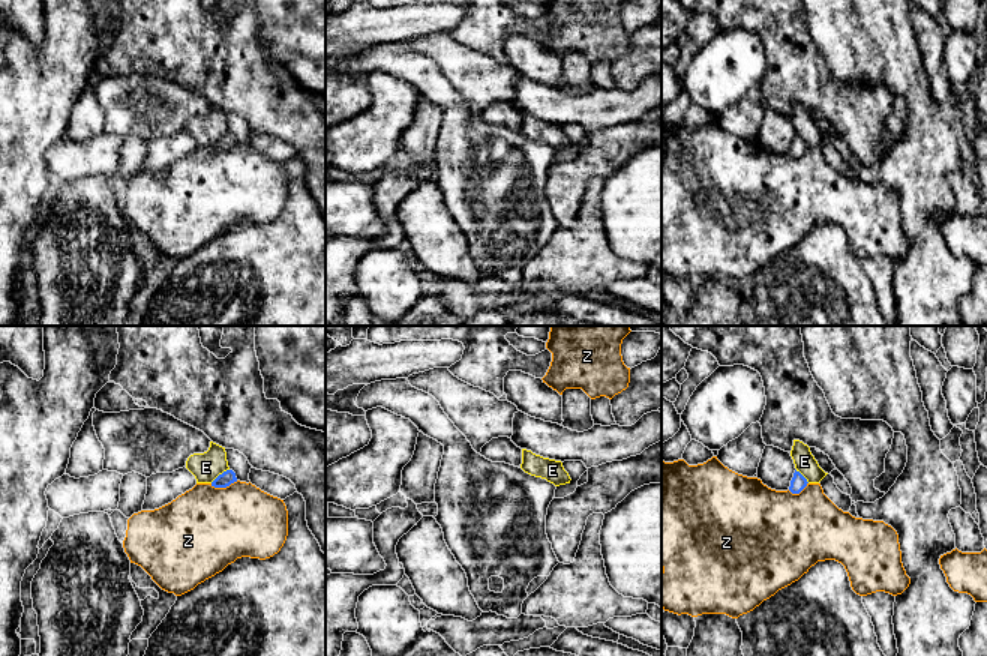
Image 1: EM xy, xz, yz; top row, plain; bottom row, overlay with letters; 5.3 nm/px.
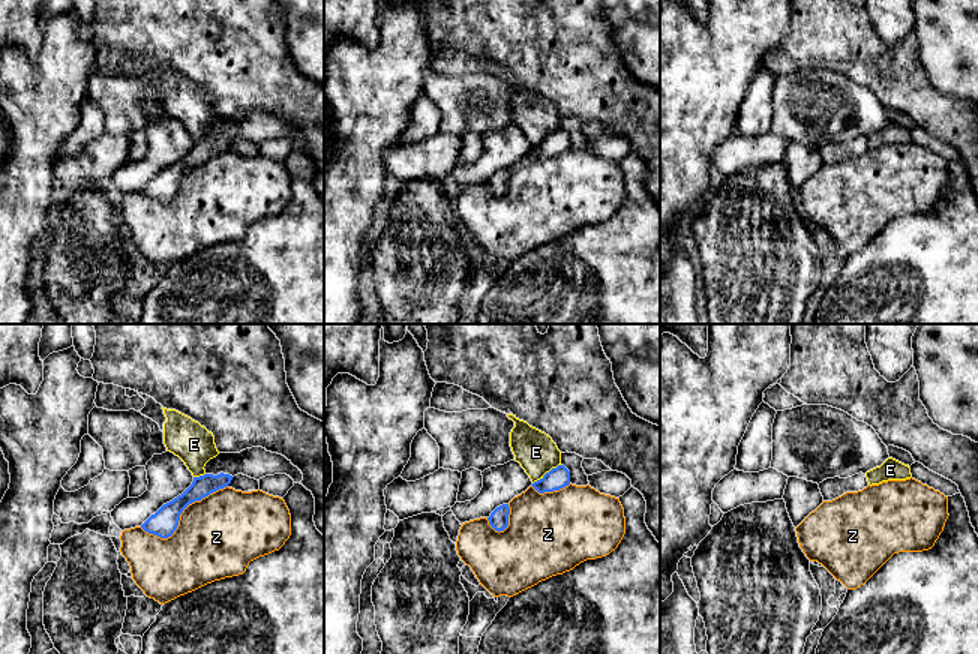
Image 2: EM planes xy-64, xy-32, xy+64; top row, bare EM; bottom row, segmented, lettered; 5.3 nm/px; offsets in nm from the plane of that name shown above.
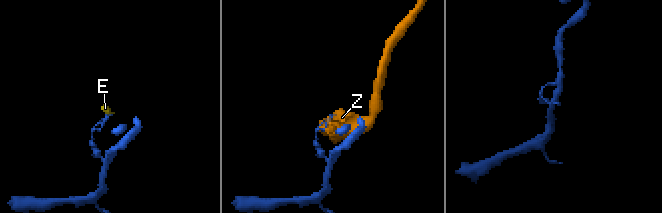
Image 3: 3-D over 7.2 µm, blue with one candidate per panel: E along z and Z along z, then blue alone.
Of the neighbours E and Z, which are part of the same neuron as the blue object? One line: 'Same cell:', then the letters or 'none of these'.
Same cell: none of these

